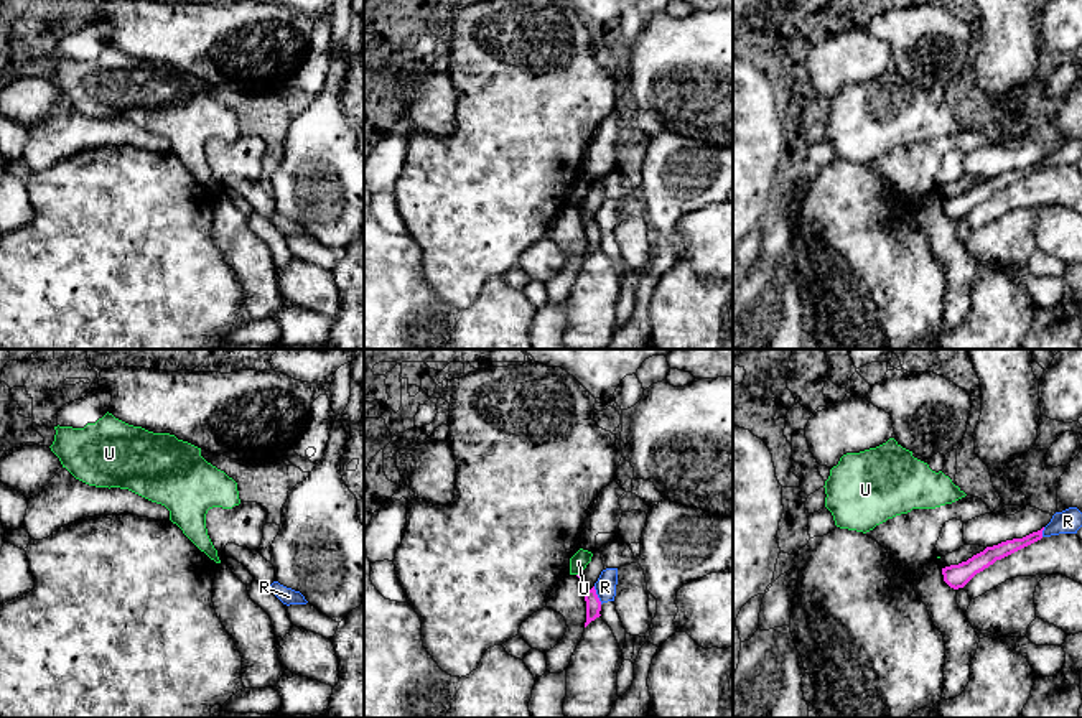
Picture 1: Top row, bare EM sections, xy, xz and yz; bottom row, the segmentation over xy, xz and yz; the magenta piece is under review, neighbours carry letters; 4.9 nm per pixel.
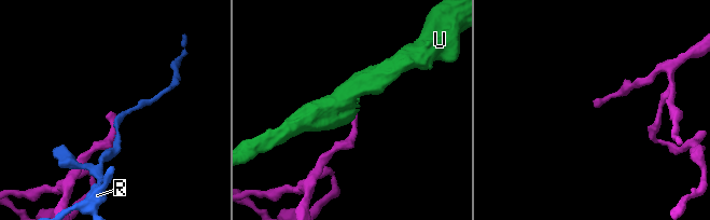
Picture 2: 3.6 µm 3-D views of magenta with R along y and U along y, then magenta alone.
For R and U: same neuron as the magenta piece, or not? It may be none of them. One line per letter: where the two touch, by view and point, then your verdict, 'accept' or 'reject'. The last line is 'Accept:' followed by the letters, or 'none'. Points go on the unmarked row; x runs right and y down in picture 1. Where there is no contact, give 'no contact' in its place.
R: meets magenta in xz at (596, 226); reject
U: meets magenta in xz at (580, 203); reject
Accept: none

